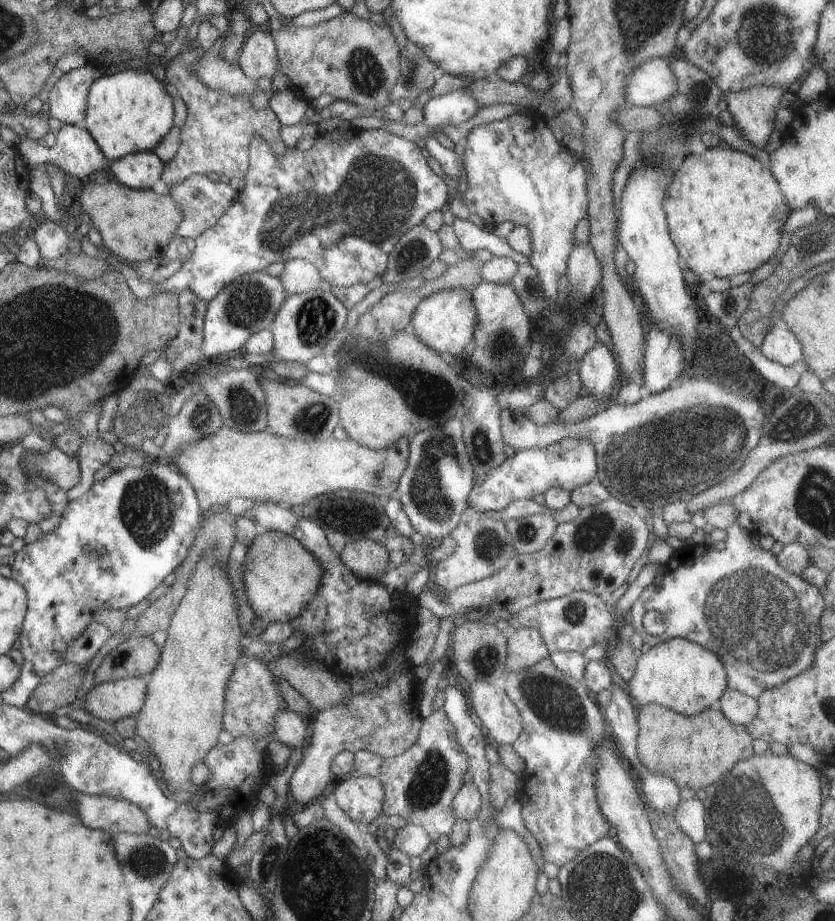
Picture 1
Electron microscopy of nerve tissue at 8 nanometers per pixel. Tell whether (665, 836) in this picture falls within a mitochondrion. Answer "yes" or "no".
no

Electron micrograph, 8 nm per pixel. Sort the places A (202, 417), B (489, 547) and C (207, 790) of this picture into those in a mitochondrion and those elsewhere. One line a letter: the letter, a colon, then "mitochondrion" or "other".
A: mitochondrion
B: mitochondrion
C: other

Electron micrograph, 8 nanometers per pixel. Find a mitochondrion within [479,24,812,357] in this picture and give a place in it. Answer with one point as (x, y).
(698, 93)

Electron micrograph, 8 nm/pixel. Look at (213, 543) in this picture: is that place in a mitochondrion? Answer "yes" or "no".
no

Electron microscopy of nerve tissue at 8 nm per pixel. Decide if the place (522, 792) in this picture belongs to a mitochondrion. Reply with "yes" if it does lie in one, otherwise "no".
no

